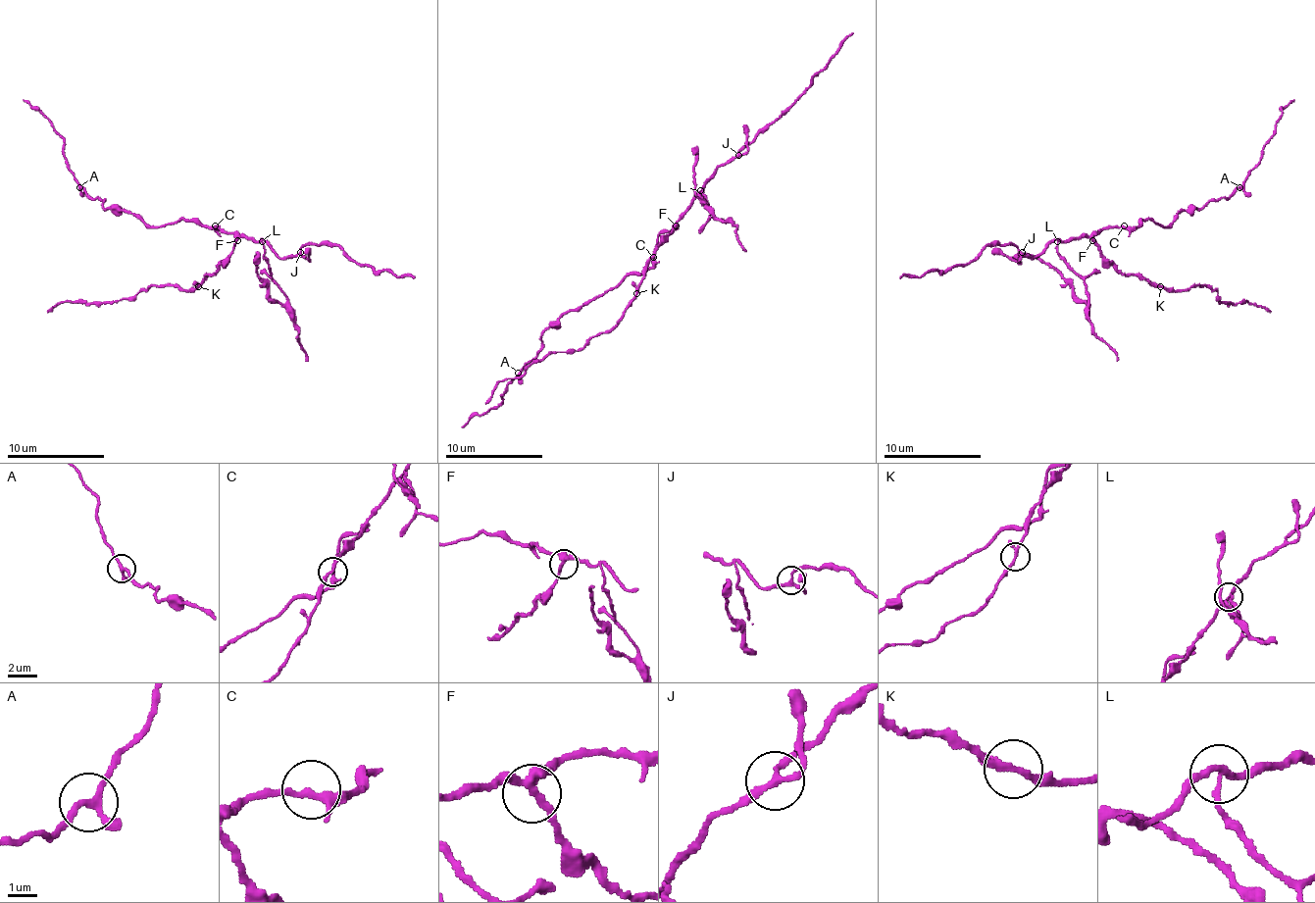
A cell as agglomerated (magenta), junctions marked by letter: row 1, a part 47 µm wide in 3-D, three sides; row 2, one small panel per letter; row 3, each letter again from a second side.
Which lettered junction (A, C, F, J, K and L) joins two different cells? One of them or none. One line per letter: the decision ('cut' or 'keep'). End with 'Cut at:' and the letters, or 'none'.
A: keep
C: keep
F: keep
J: keep
K: keep
L: cut
Cut at: L

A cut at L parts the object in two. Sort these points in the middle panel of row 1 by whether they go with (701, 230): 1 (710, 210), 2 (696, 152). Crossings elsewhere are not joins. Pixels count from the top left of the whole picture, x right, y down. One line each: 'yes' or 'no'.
1: yes
2: yes

